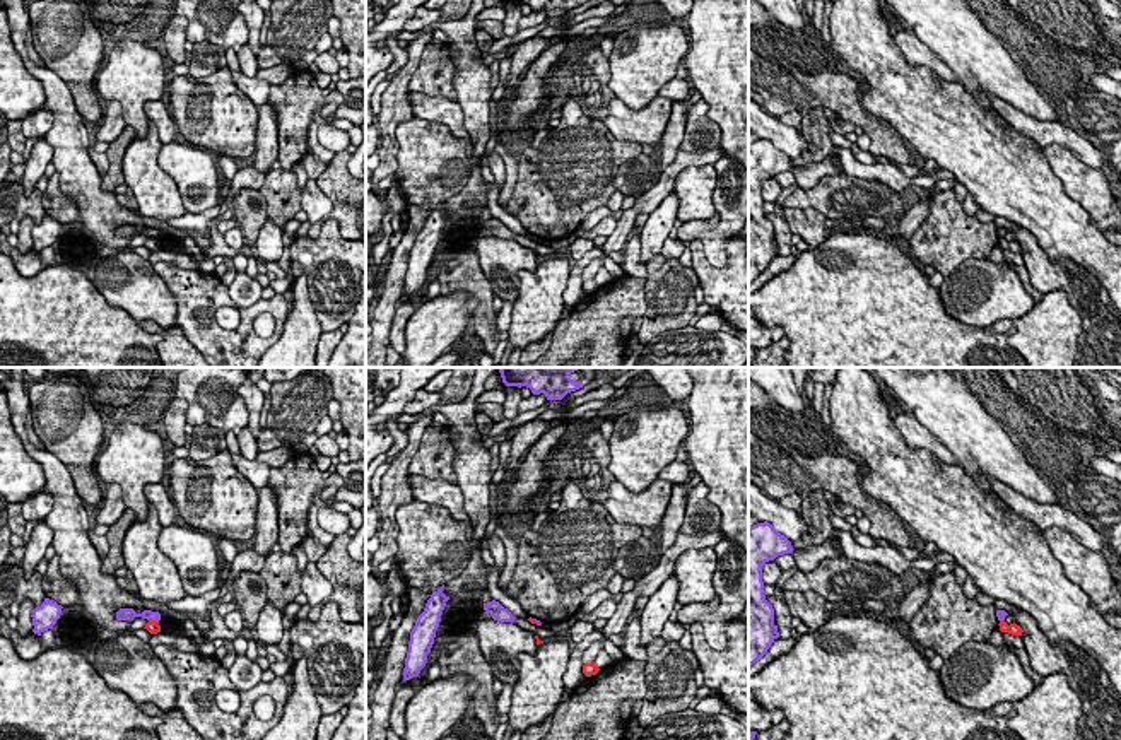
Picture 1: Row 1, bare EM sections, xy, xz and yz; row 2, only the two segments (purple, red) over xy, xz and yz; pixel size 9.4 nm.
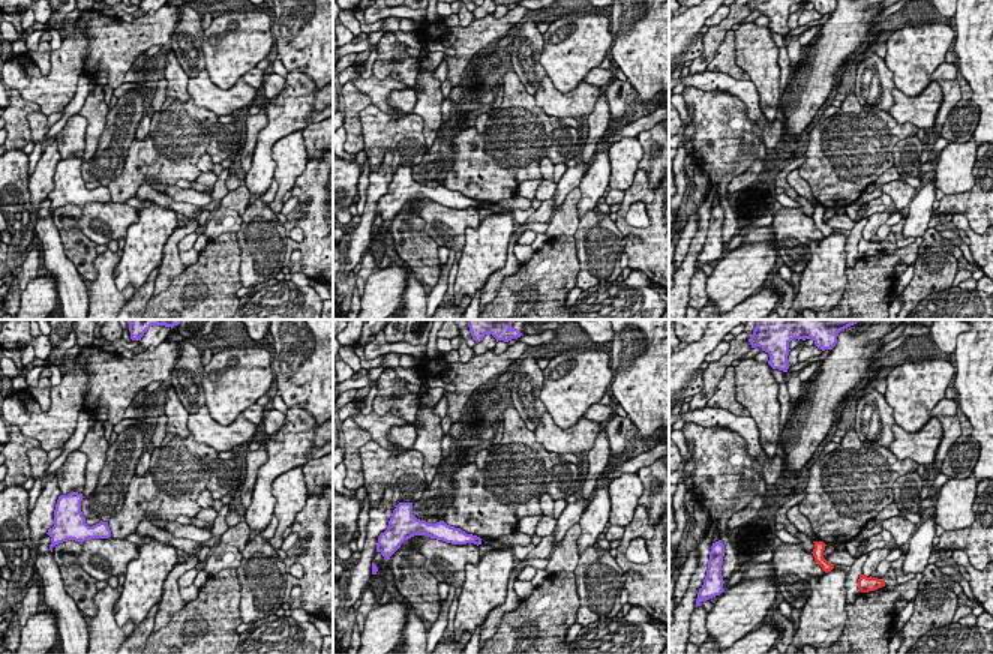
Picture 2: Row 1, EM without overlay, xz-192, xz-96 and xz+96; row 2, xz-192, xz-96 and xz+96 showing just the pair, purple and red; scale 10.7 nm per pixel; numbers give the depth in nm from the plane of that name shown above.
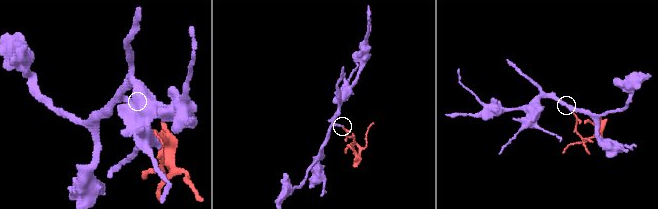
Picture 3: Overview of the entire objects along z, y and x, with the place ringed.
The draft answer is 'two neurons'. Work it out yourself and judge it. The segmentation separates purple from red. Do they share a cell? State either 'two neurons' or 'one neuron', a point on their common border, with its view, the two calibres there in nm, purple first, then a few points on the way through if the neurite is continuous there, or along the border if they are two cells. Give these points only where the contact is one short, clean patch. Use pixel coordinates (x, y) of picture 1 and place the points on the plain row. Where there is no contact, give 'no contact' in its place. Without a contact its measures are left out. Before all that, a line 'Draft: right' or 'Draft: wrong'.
Draft: right
two neurons | xz (535, 236) | 30/30 nm | along xz (530, 234), (540, 241)

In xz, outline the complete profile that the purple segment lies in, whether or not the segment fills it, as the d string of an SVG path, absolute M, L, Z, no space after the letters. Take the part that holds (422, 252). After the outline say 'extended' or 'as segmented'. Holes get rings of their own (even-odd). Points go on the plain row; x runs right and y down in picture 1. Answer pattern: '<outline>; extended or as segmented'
M444 202L432 208L424 229L417 234L410 250L408 268L405 275L403 297L419 294L427 280L427 272L434 261L436 248L441 239L443 227L449 214L443 210Z; as segmented

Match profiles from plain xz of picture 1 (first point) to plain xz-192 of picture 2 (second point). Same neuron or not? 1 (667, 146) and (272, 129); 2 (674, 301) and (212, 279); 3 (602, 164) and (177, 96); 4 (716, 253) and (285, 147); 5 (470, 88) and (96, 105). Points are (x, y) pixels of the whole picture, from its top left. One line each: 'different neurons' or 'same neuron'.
1: different neurons
2: different neurons
3: same neuron
4: different neurons
5: same neuron

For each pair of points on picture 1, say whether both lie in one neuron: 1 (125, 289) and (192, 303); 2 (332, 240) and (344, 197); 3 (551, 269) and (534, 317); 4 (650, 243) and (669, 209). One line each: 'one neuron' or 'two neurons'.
1: two neurons
2: two neurons
3: one neuron
4: one neuron

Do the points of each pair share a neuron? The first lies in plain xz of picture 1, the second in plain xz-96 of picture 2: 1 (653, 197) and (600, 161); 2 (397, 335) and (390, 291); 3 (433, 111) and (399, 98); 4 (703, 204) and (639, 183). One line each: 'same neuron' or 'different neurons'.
1: different neurons
2: different neurons
3: same neuron
4: different neurons

